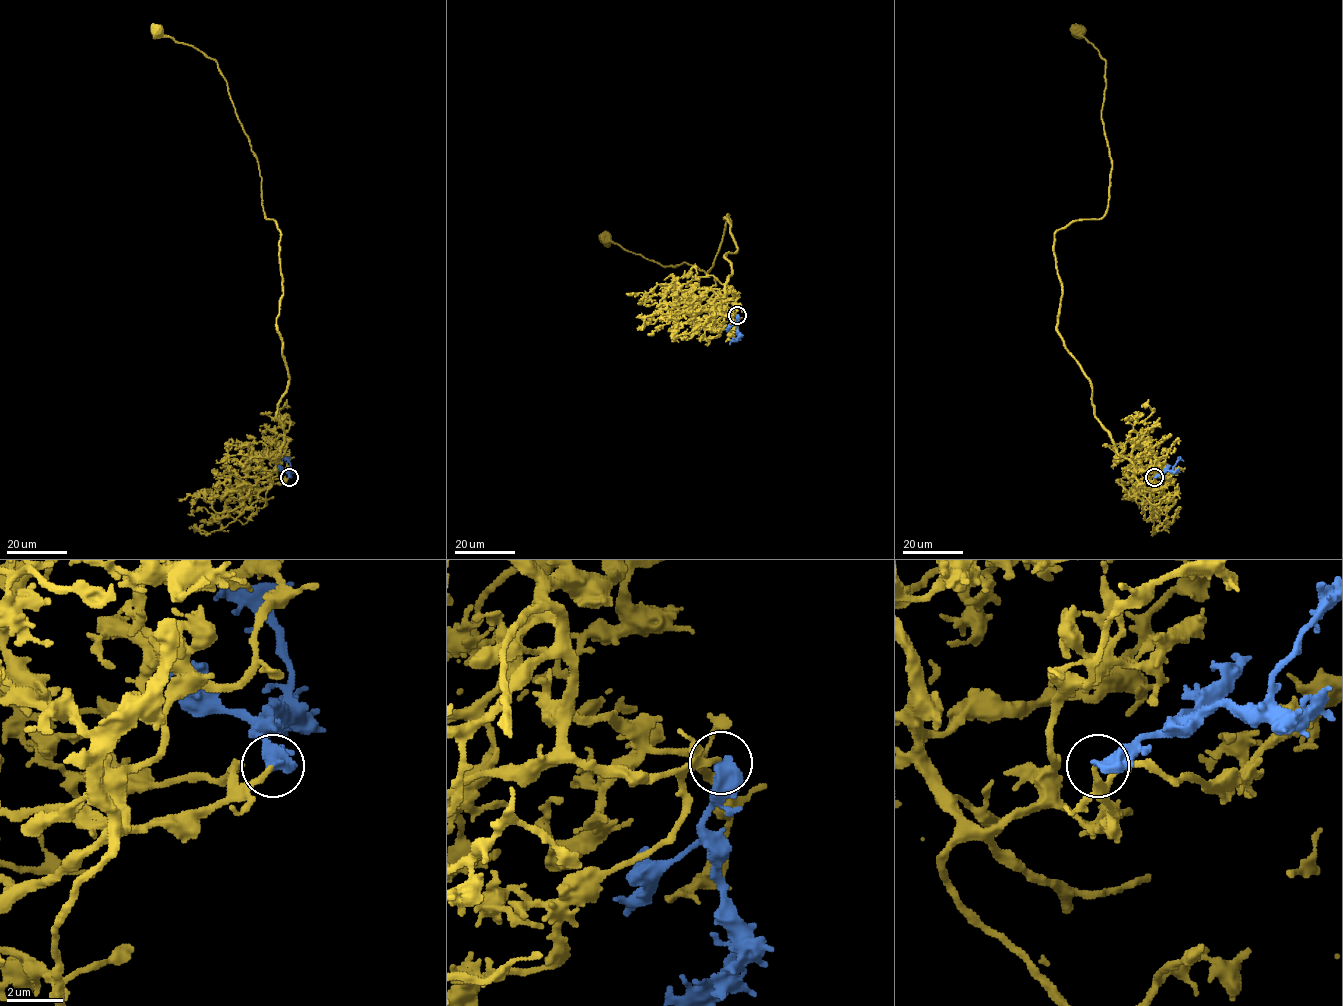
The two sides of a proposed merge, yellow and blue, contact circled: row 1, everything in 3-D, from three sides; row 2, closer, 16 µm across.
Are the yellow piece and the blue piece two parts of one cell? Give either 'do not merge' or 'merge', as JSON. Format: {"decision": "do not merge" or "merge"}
{"decision": "merge"}

